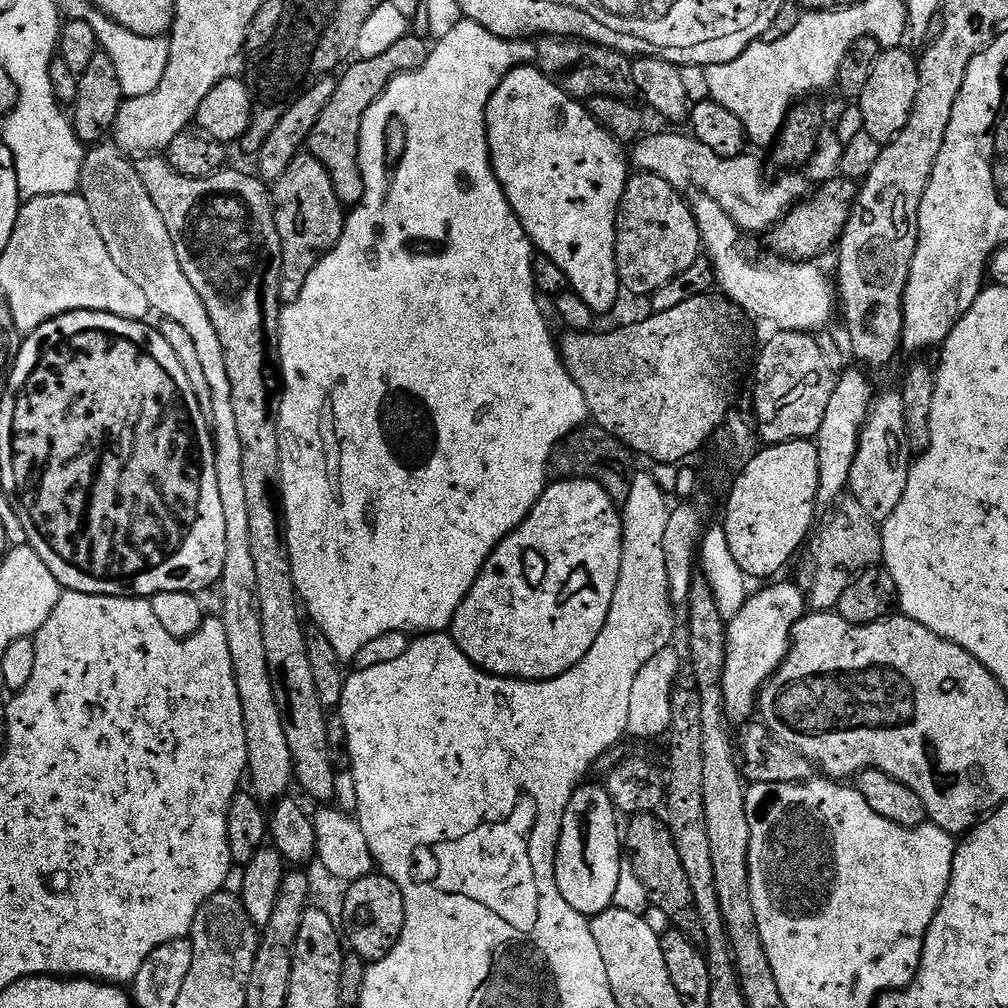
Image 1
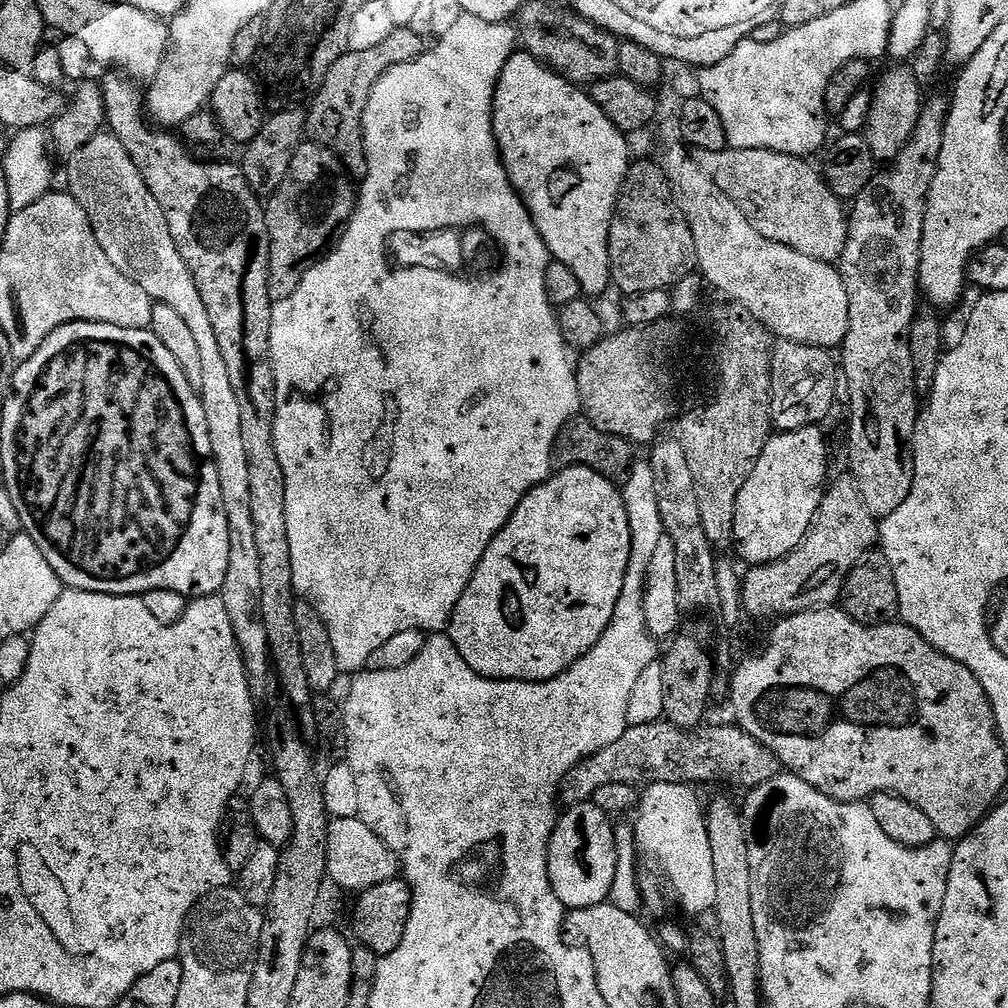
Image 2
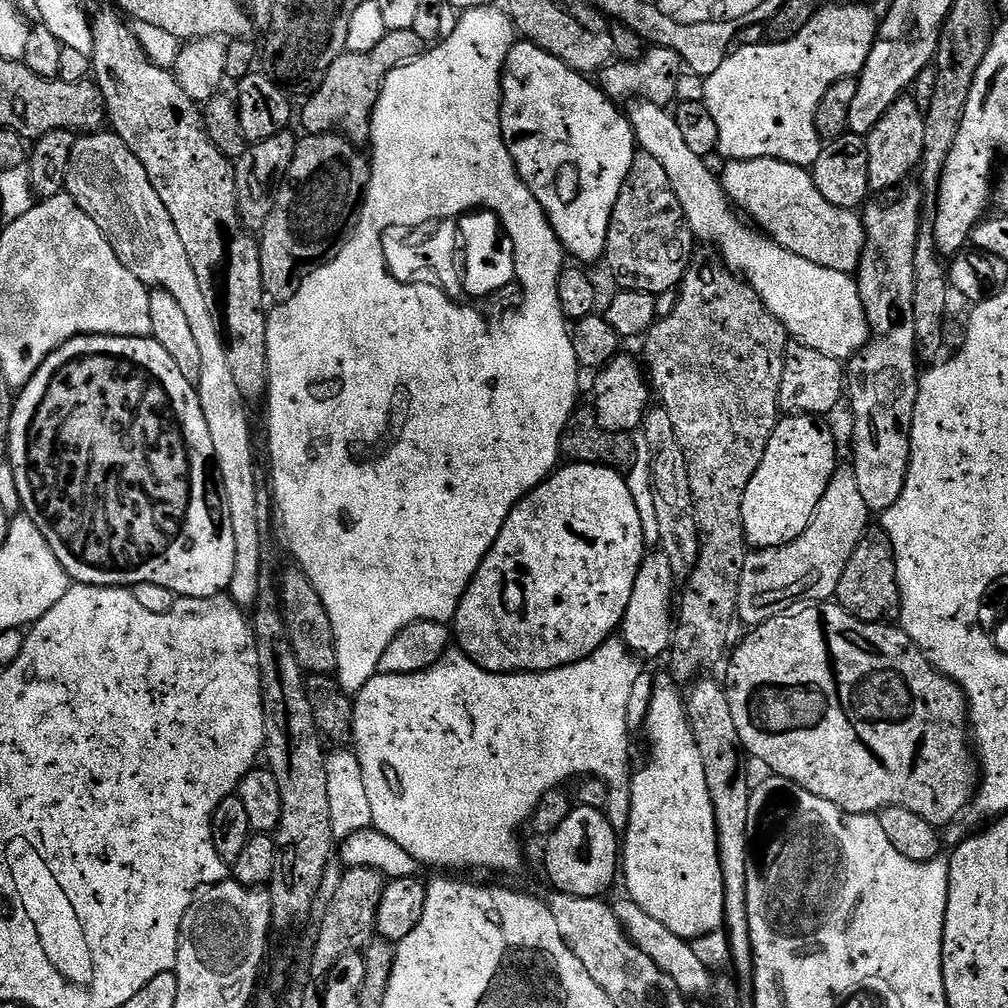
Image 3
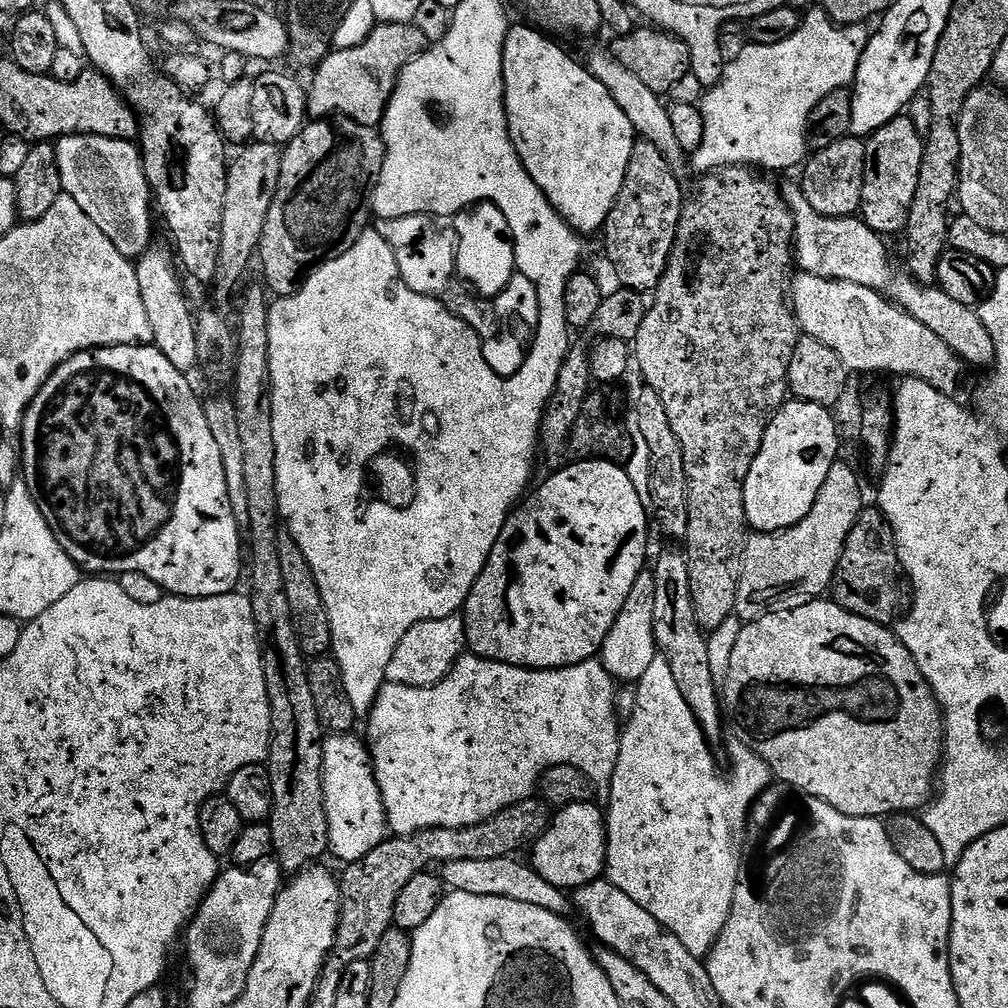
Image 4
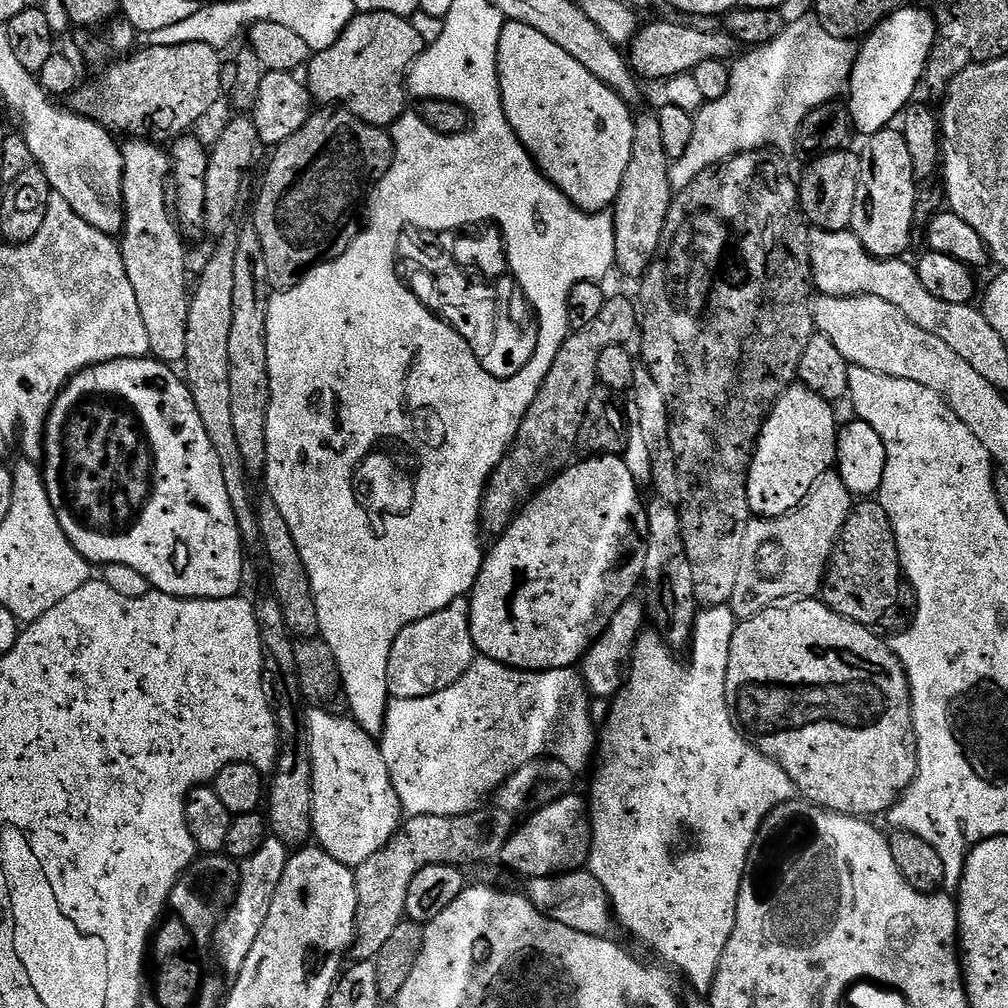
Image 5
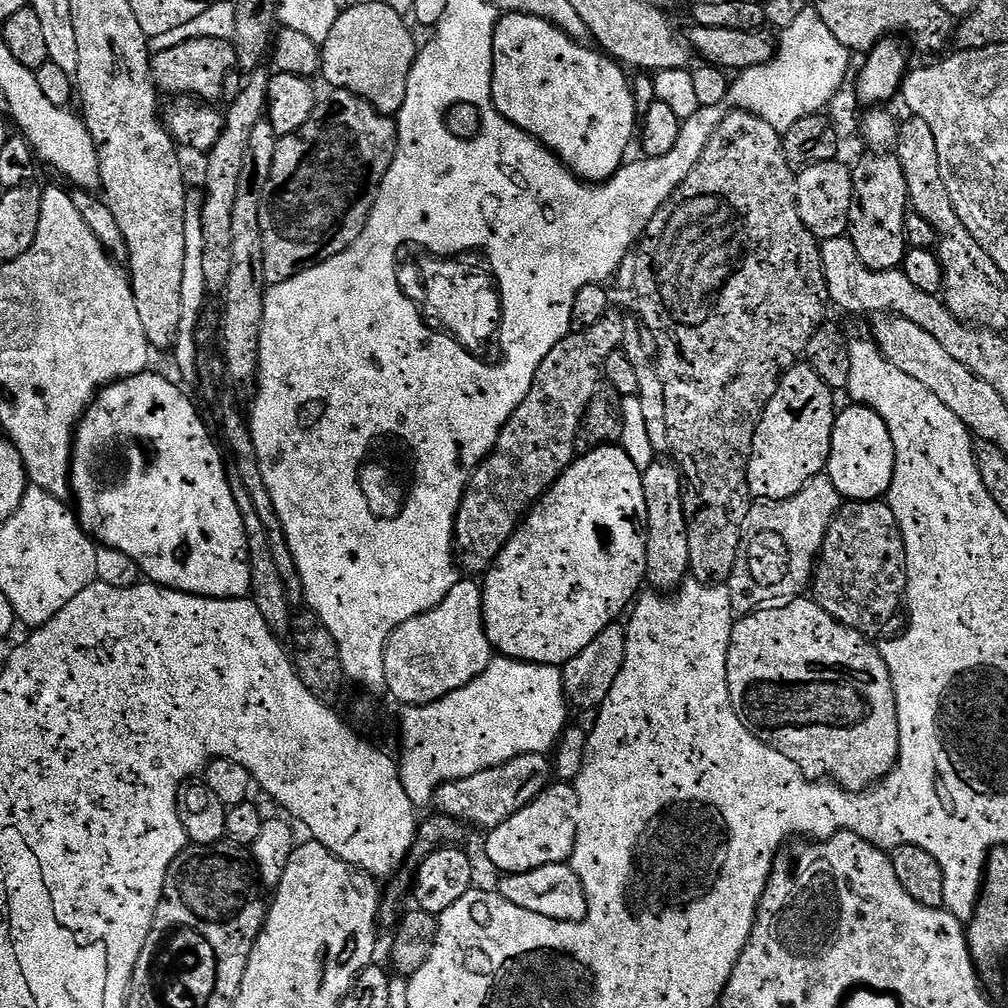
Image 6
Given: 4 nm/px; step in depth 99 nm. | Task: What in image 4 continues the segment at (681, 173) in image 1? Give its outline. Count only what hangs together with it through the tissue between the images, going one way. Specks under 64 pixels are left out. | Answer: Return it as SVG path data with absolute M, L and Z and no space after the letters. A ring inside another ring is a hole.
M799 183L783 185L782 191L784 201L788 203L788 208L792 211L794 226L796 227L794 260L799 271L809 272L818 278L837 280L837 282L854 282L858 286L872 288L879 292L885 300L892 301L896 307L903 308L918 322L922 322L922 326L926 326L926 330L934 330L934 334L938 334L938 338L942 338L942 342L946 342L946 346L950 346L952 353L959 356L965 365L973 364L976 368L984 368L987 364L988 367L995 365L994 340L990 338L990 330L986 330L976 308L962 306L962 302L954 302L954 298L950 298L950 294L943 292L939 286L919 284L918 281L908 275L903 267L897 266L895 268L891 258L888 257L888 248L884 245L887 244L885 237L880 236L874 230L870 230L870 226L866 226L863 219L856 216L830 218L818 214L818 210L814 210L814 206L810 206L810 202L806 202L806 194Z

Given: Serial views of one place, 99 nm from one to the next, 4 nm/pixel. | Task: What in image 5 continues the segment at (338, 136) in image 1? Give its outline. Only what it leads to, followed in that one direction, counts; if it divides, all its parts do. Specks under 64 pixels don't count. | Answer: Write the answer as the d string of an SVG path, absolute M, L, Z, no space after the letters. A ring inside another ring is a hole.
M361 12L346 26L346 30L330 46L330 50L315 53L306 65L306 87L308 95L320 106L339 106L348 108L362 122L375 128L391 129L403 118L410 108L408 78L410 69L415 64L426 45L418 31L414 30L409 18L398 14Z

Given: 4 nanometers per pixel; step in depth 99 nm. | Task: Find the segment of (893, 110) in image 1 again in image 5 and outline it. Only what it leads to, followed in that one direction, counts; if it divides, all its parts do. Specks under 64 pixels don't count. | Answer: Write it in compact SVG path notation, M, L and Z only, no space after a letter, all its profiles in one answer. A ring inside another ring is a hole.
M889 126L878 134L867 137L864 149L859 149L860 173L858 174L858 194L854 202L854 218L851 232L866 250L879 260L894 260L905 255L904 251L912 244L912 224L917 223L916 201L918 199L918 181L914 174L914 158L910 158L910 149L906 146L903 131Z

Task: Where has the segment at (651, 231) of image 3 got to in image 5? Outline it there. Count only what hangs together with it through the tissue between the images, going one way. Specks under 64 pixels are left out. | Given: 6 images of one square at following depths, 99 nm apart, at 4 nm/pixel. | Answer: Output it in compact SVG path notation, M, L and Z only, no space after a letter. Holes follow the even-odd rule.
M651 111L635 117L630 163L623 174L618 198L612 207L615 222L615 267L630 280L638 280L652 264L661 242L662 230L672 204L674 189L669 180L671 161L662 141L662 128Z

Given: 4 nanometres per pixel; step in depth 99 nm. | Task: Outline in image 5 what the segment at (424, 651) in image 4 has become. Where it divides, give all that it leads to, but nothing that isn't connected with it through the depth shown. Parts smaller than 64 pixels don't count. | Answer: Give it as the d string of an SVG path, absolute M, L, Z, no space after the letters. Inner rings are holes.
M467 599L455 600L446 606L446 610L438 610L438 614L430 614L430 618L422 618L398 638L394 638L394 646L390 650L388 663L388 694L391 699L426 698L430 694L438 694L446 690L466 670L470 670L478 653L470 638L470 606Z

